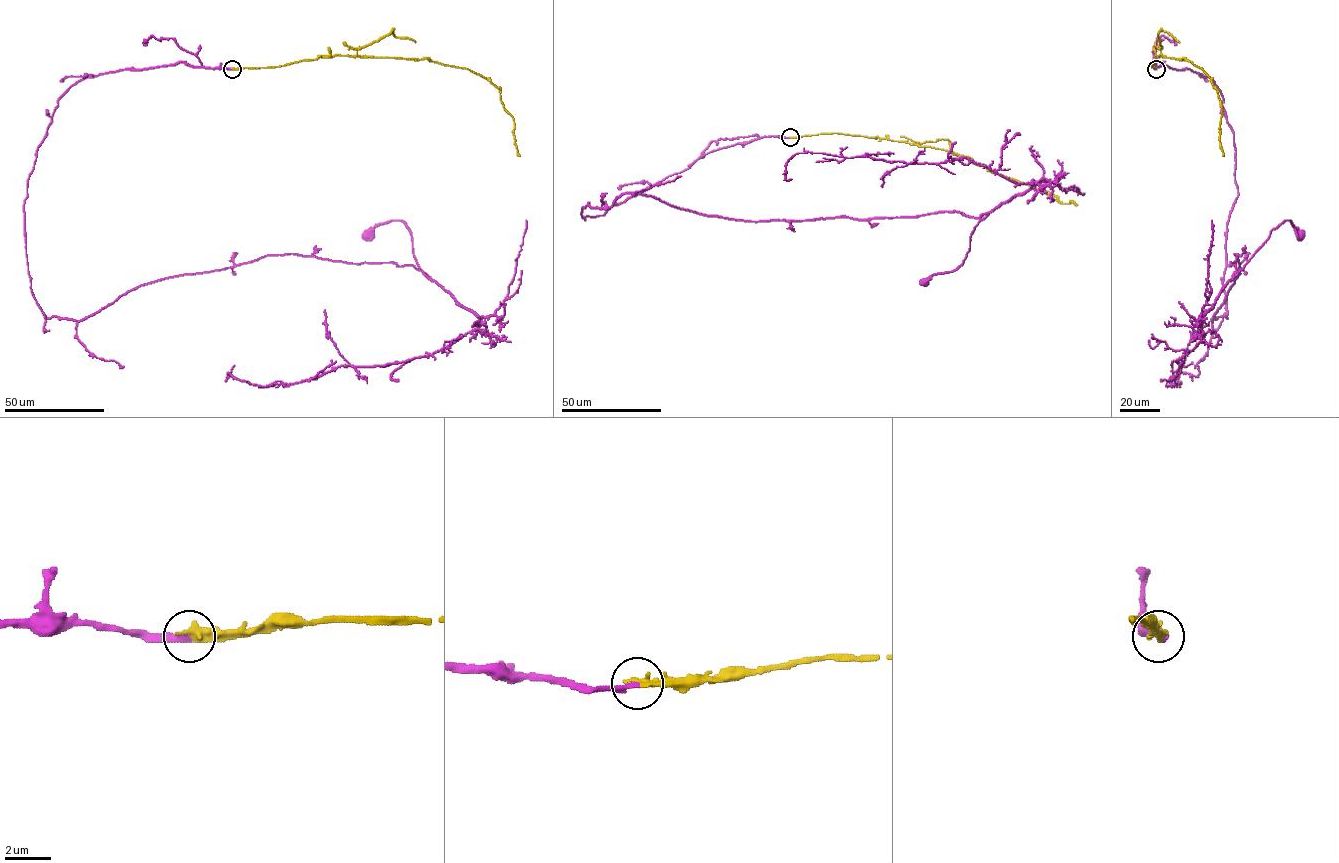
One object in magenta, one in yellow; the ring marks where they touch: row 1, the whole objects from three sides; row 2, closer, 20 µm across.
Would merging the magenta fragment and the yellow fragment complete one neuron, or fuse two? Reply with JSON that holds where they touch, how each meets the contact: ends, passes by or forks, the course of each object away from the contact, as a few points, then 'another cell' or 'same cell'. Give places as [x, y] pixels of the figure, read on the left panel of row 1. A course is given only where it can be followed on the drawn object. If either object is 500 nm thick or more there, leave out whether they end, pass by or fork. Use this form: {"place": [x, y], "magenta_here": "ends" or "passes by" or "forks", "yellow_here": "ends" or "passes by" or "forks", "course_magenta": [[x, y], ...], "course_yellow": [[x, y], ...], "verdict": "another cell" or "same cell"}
{"place": [232, 69], "magenta_here": "ends", "yellow_here": "ends", "course_magenta": [[232, 69], [58, 100], [24, 202], [42, 312], [268, 255], [430, 279], [402, 221], [367, 235]], "course_yellow": [[232, 69], [281, 66], [337, 54], [429, 58], [464, 67], [499, 89], [502, 106], [514, 123], [520, 155]], "verdict": "same cell"}

